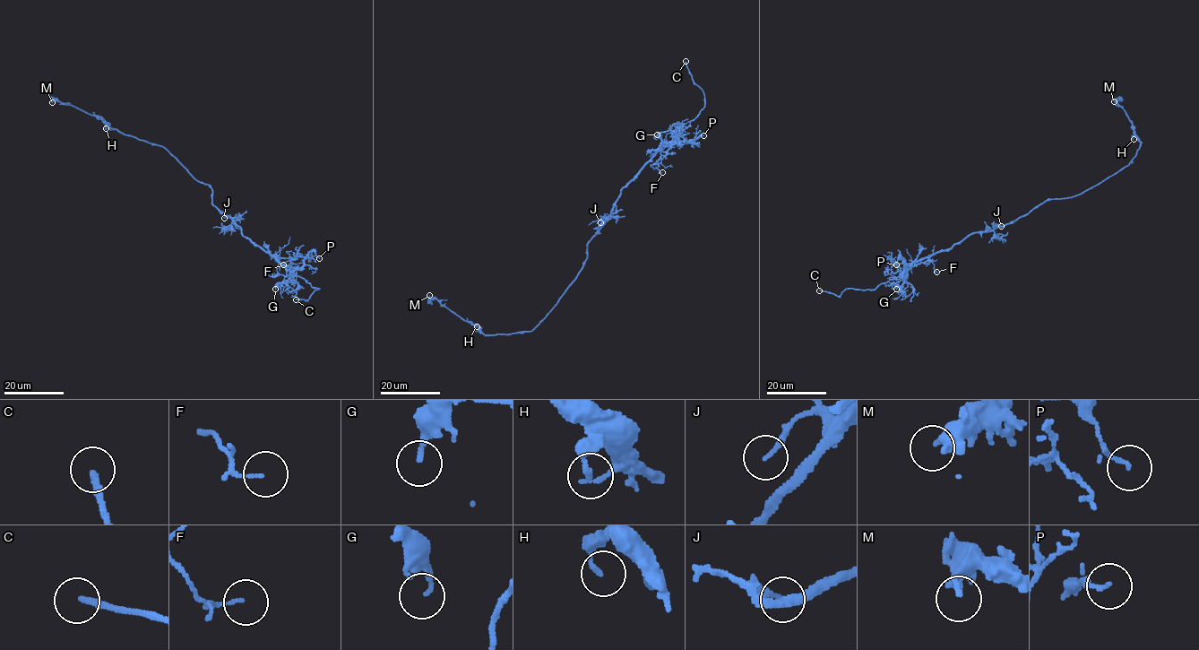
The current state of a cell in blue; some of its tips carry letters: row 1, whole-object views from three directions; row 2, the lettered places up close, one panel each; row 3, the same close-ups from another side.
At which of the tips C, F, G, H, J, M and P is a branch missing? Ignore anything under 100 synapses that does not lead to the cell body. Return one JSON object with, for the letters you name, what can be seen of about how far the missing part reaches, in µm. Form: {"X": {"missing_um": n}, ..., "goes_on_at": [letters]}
{"C": {"missing_um": 25}, "goes_on_at": ["C"]}

